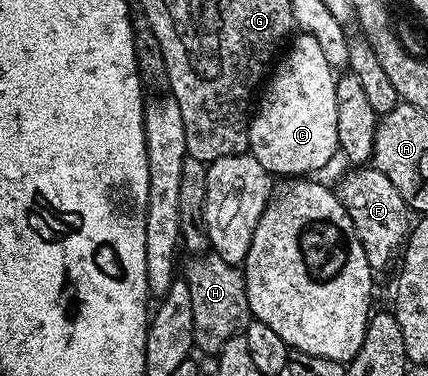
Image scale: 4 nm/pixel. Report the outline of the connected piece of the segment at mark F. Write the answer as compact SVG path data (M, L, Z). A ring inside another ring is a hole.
M354 166L338 181L336 191L338 201L348 210L348 218L352 218L352 226L356 226L360 246L364 246L371 269L386 268L393 260L395 263L412 227L412 213L404 198L400 198L400 190L396 190L380 170L372 166Z

